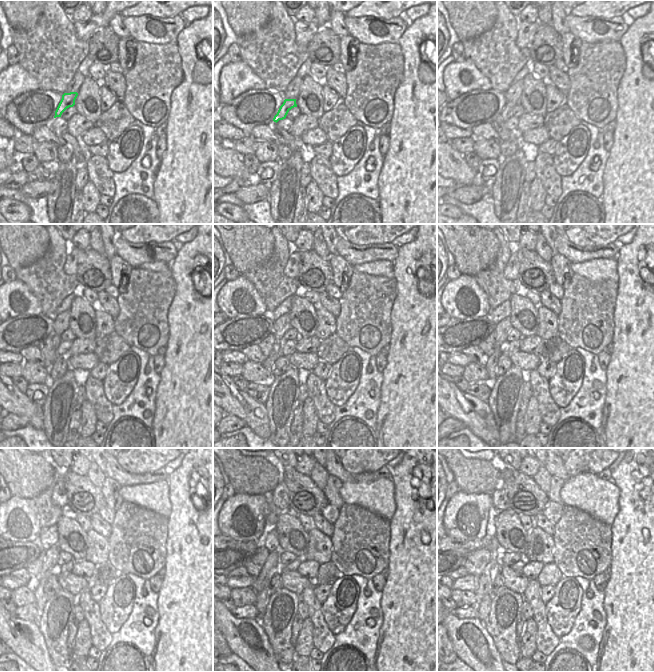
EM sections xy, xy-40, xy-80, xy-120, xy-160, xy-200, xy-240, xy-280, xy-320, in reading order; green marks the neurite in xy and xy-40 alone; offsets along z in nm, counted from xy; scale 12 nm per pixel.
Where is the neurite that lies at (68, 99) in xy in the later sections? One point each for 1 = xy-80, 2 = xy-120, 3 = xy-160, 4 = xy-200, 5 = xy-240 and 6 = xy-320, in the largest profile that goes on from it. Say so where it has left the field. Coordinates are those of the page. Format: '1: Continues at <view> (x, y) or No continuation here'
1: Continues at xy-80 (506, 111)
2: Continues at xy-120 (56, 339)
3: Continues at xy-160 (268, 364)
4: Continues at xy-200 (490, 364)
5: Continues at xy-240 (40, 590)
6: Continues at xy-320 (484, 606)

